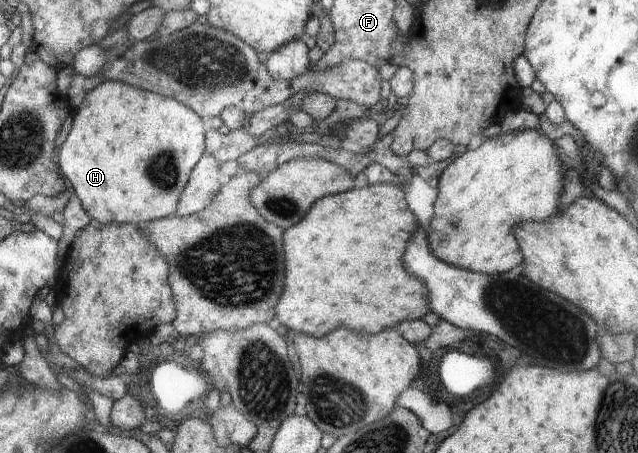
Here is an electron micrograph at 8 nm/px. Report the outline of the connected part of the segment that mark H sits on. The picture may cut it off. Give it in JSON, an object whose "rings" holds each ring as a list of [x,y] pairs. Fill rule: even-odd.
{"rings":[[[106,80],[91,89],[84,103],[73,112],[71,130],[60,148],[60,169],[94,220],[103,224],[149,223],[170,216],[179,195],[204,151],[202,119],[179,101],[128,82]]]}

